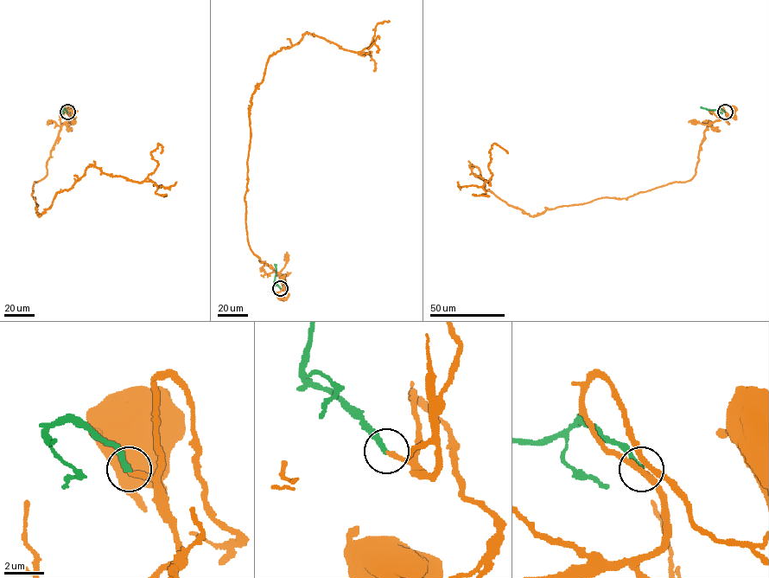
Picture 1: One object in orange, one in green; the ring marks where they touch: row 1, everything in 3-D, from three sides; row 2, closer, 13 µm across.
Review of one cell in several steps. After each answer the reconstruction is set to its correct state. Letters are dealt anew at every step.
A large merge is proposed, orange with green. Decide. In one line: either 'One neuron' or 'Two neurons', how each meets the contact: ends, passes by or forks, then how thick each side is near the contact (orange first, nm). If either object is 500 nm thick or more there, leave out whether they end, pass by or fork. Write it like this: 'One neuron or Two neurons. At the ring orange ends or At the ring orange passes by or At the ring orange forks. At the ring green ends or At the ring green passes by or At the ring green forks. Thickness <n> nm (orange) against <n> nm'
One neuron. At the ring orange ends. At the ring green ends. Thickness 240 nm (orange) against 300 nm

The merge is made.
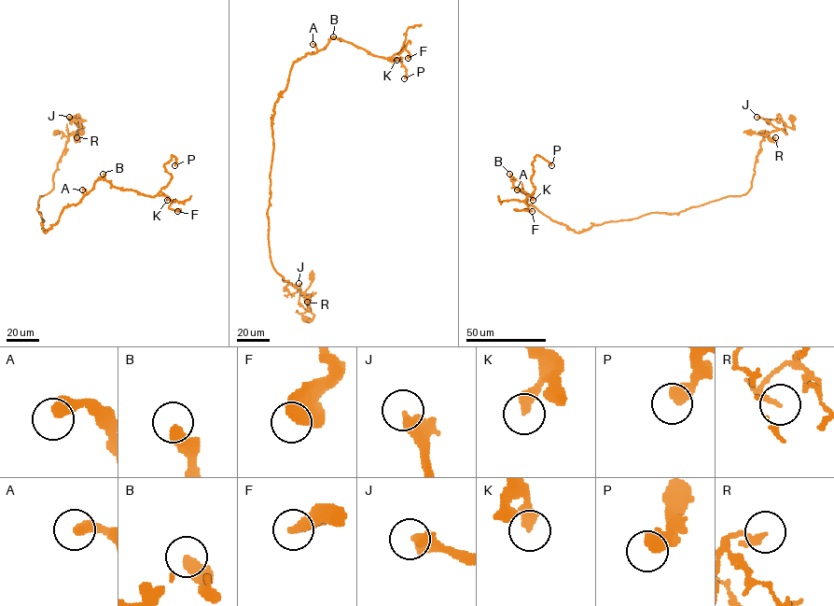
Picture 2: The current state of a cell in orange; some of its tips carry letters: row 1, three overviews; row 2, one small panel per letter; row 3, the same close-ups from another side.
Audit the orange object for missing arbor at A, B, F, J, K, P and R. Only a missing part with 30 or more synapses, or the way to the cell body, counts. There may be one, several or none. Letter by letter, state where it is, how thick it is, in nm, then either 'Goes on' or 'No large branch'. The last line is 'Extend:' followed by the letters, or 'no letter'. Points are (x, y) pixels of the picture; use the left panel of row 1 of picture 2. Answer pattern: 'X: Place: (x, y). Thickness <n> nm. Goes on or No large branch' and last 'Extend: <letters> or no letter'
A: Place: (82, 190). Thickness 440 nm. No large branch
B: Place: (103, 174). Thickness 420 nm. No large branch
F: Place: (177, 211). Thickness 550 nm. No large branch
J: Place: (69, 117). Thickness 360 nm. Goes on
K: Place: (167, 200). Thickness 400 nm. No large branch
P: Place: (174, 165). Thickness 480 nm. No large branch
R: Place: (76, 137). Thickness 110 nm. No large branch
Extend: J

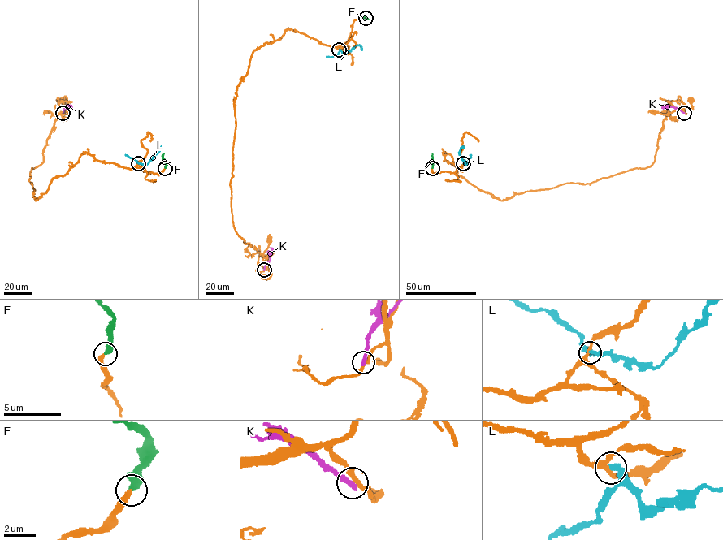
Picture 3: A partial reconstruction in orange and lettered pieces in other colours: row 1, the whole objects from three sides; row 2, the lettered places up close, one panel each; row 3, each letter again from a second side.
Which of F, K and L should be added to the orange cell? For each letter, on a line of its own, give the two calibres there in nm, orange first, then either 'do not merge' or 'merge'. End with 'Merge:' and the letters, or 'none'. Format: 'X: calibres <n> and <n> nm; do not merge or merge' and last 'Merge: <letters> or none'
F: calibres 300 and 480 nm; merge
K: calibres 240 and 320 nm; do not merge
L: calibres 260 and 360 nm; do not merge
Merge: F

